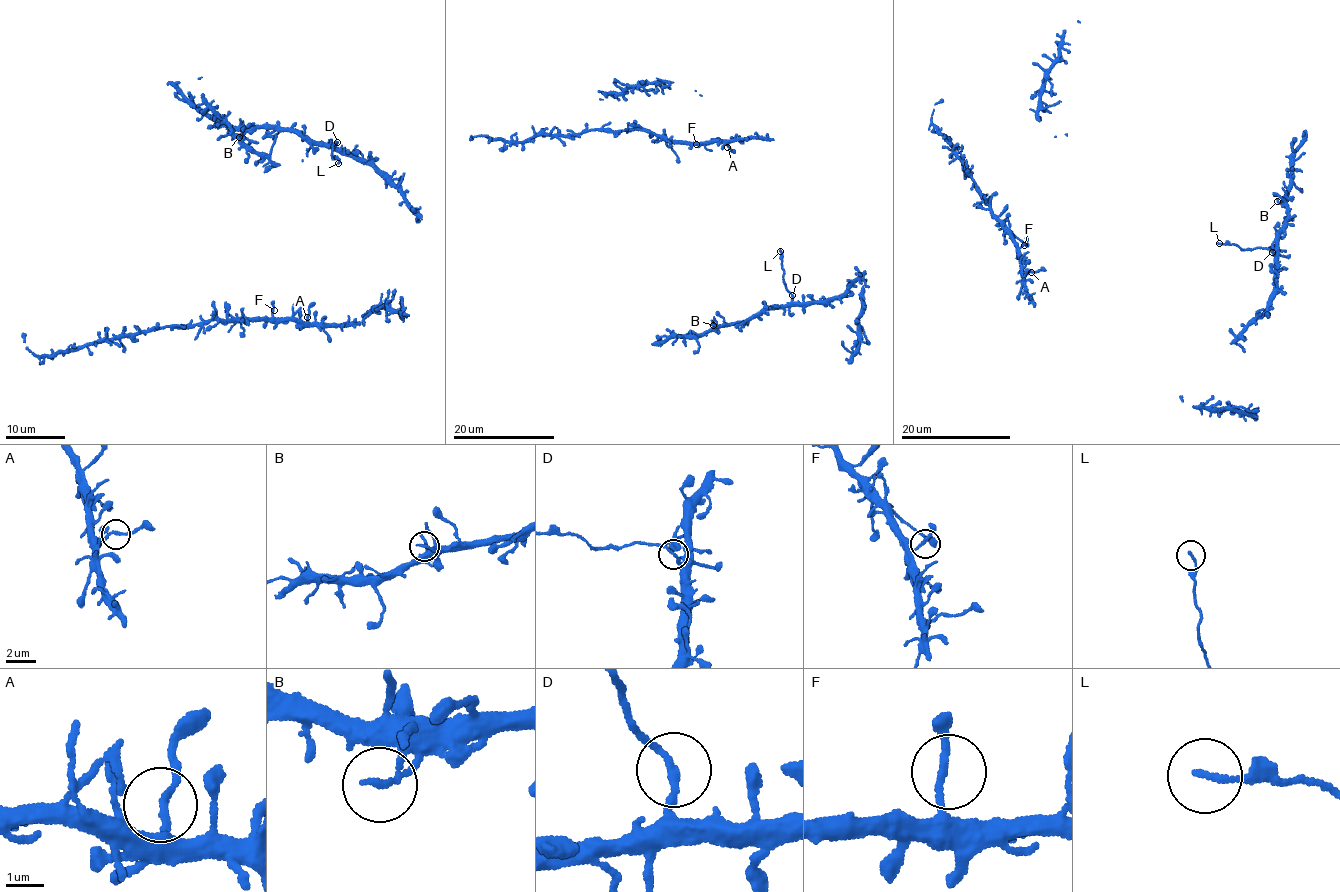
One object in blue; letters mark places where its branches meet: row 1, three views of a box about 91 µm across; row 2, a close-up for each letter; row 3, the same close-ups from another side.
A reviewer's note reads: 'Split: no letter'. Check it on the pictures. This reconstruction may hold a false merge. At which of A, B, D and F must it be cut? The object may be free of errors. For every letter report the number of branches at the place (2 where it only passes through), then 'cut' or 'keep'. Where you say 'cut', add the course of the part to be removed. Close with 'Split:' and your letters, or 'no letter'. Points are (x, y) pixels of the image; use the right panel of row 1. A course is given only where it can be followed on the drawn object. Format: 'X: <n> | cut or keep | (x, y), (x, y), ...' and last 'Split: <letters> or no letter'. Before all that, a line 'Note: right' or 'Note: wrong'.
Note: wrong
A: 2 | keep
B: 2 | keep
D: 2 | cut | (1272, 252), (1261, 247), (1245, 249), (1217, 243)
F: 2 | keep
Split: D

